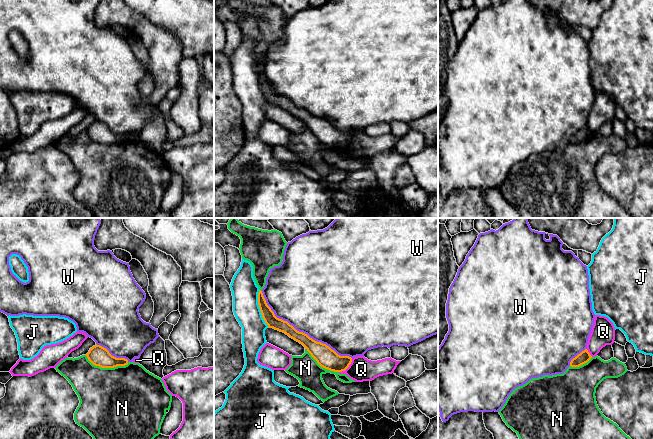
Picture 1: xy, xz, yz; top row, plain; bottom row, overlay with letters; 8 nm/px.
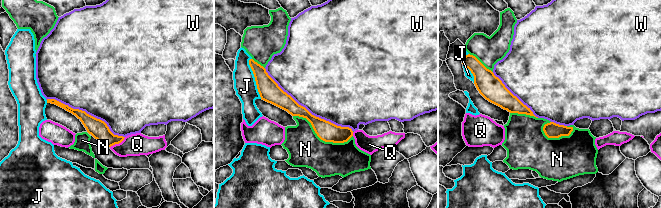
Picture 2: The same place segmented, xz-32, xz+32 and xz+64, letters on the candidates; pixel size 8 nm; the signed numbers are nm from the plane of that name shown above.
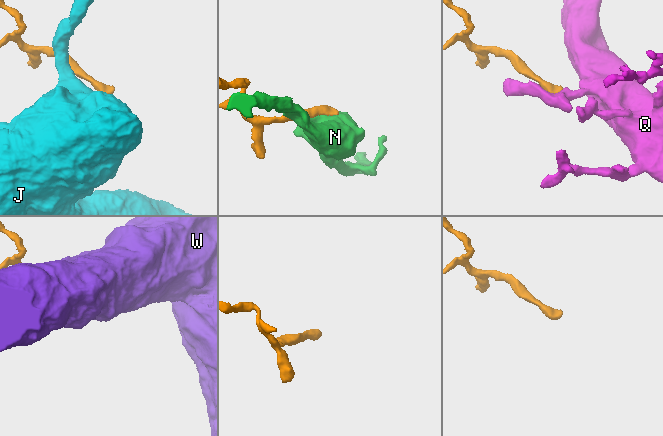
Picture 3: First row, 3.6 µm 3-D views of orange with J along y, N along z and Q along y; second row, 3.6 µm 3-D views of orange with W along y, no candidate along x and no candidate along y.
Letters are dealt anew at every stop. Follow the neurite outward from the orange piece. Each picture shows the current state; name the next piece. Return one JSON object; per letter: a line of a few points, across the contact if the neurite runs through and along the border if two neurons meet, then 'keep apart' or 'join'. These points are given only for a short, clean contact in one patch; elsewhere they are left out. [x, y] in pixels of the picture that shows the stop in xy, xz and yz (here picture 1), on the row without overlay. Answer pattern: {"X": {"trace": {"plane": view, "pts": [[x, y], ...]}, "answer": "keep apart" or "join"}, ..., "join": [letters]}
{"J": {"trace": {"plane": "xz", "pts": [[259, 66], [258, 83], [264, 98], [268, 102]]}, "answer": "keep apart"}, "N": {"answer": "keep apart"}, "Q": {"trace": {"plane": "xz", "pts": [[352, 134], [349, 141], [339, 148]]}, "answer": "keep apart"}, "W": {"answer": "keep apart"}, "join": []}

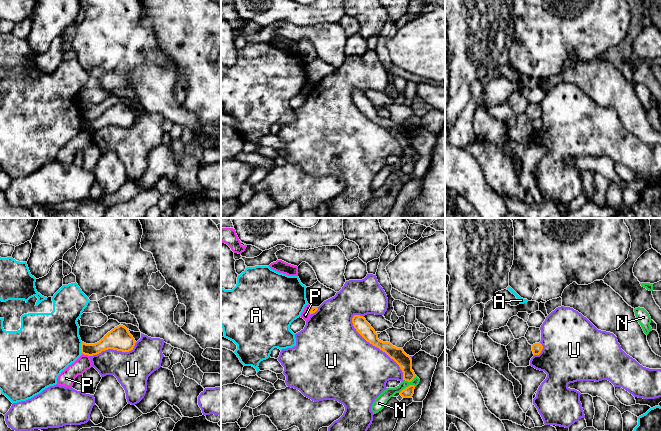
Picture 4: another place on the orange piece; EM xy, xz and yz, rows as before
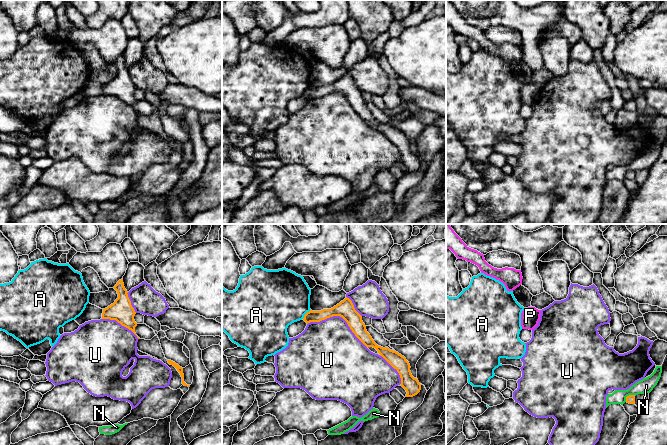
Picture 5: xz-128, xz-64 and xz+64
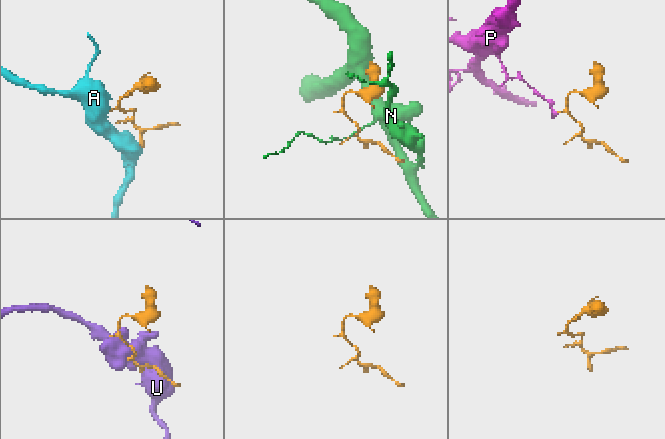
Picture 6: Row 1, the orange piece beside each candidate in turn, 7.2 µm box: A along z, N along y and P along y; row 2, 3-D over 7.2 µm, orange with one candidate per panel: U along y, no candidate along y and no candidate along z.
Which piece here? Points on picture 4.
{"A": {"answer": "keep apart"}, "N": {"trace": {"plane": "xz", "pts": [[415, 162], [408, 161], [399, 168]]}, "answer": "keep apart"}, "P": {"trace": {"plane": "xy", "pts": [[82, 129], [89, 132]]}, "answer": "keep apart"}, "U": {"answer": "keep apart"}, "join": []}

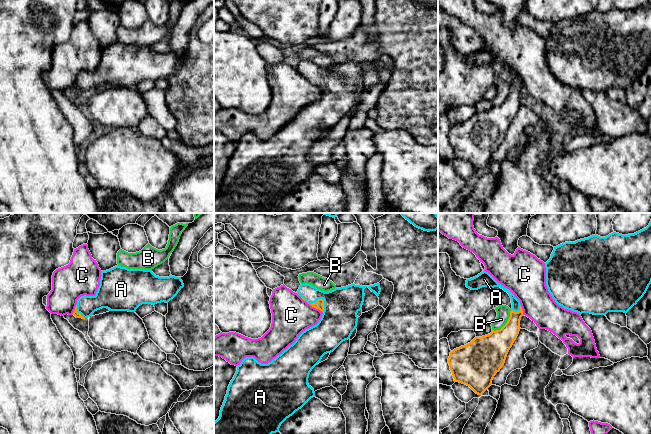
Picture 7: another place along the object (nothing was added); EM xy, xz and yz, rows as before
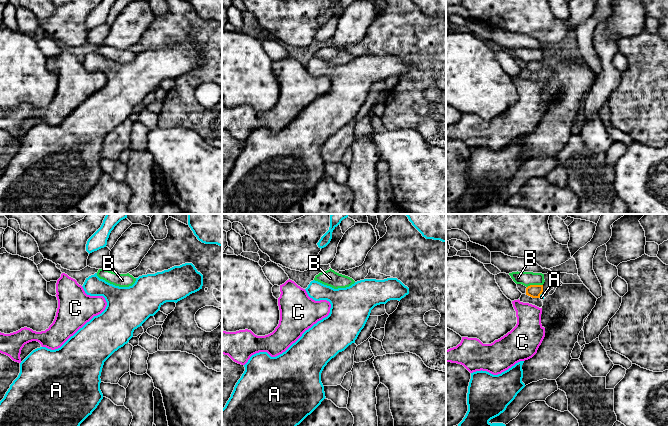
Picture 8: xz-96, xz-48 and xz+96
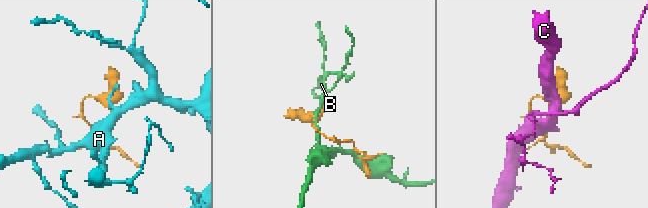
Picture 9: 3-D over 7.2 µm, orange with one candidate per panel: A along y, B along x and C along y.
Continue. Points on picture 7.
{"A": {"trace": {"plane": "xz", "pts": [[319, 80], [322, 75], [339, 92], [339, 95]]}, "answer": "join"}, "B": {"answer": "keep apart"}, "C": {"trace": {"plane": "xz", "pts": [[309, 80], [322, 88]]}, "answer": "keep apart"}, "join": ["A"]}

